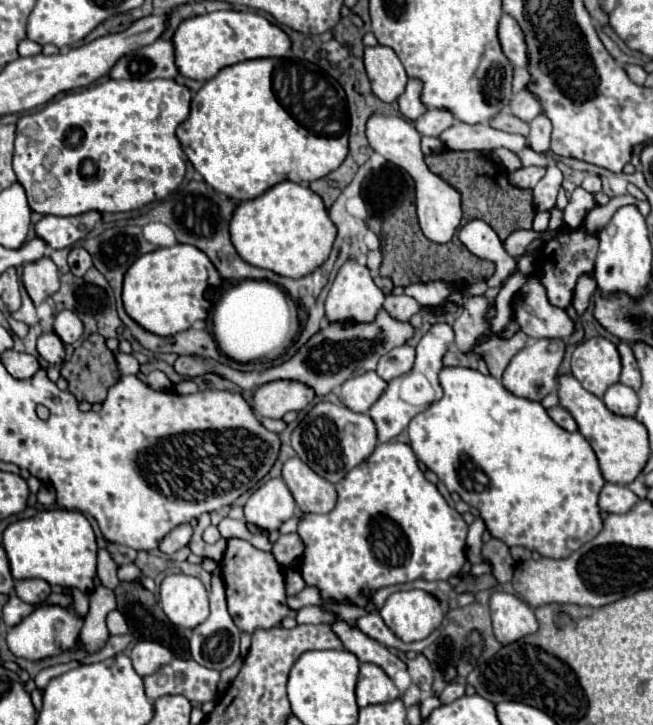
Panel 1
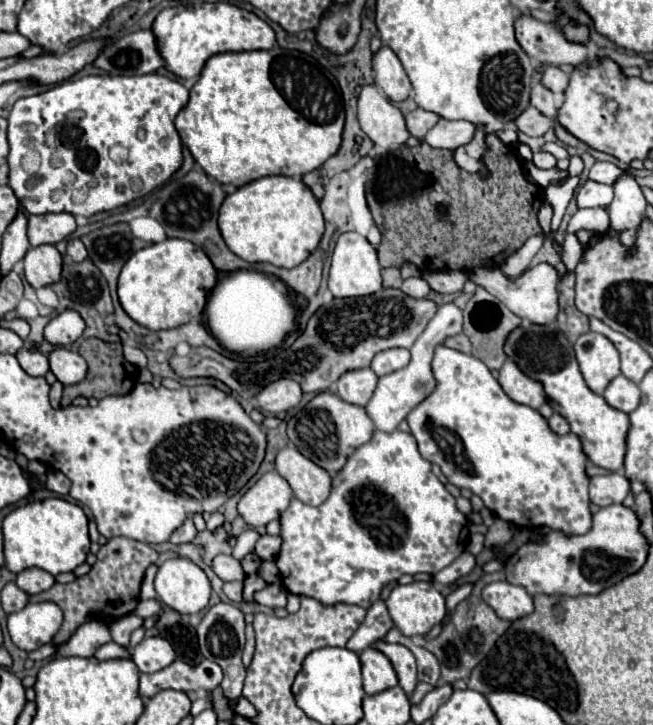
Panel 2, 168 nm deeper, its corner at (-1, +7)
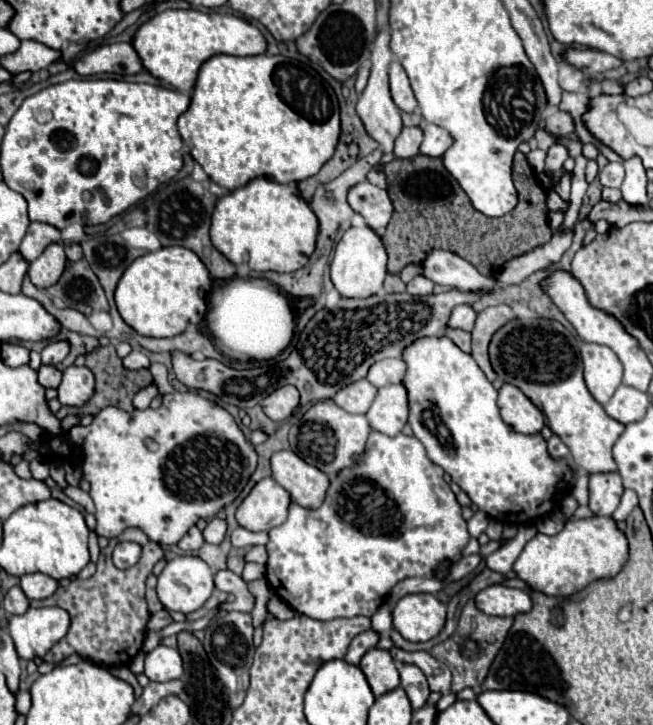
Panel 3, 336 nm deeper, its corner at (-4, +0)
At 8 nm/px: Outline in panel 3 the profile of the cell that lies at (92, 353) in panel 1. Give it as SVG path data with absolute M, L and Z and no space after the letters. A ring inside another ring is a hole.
M112 345L96 347L92 353L80 355L80 357L74 361L74 365L84 365L84 367L88 367L88 369L94 373L94 377L96 377L96 393L94 393L94 397L92 397L86 405L82 405L82 407L72 407L72 409L62 407L62 409L56 413L58 419L64 419L66 415L78 415L78 417L92 415L92 417L94 417L94 415L98 415L98 411L102 411L104 407L110 407L110 405L114 405L114 407L118 407L118 409L124 409L124 411L132 411L132 409L134 409L134 407L132 407L134 395L136 395L140 389L152 385L152 375L150 375L150 371L128 371L128 369L124 369L124 365L122 365L122 361L120 361L120 357L116 355L116 351L114 351Z

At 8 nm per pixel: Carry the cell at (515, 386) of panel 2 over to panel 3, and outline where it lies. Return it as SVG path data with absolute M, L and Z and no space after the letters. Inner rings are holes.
M504 383L498 391L498 409L506 425L510 425L516 433L536 435L544 427L544 415L534 403L514 385Z

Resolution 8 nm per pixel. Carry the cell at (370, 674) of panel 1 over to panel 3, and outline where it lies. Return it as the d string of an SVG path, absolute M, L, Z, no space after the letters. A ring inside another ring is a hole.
M378 647L368 649L360 661L360 669L366 675L366 679L372 687L372 693L376 697L380 697L400 685L400 677L398 677L394 659L384 649L378 649Z

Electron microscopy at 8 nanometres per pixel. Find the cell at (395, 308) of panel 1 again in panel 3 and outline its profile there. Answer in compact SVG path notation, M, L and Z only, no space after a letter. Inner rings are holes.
M416 275L410 283L408 283L408 293L410 295L430 295L434 289L434 283L430 279L426 279L424 275Z

